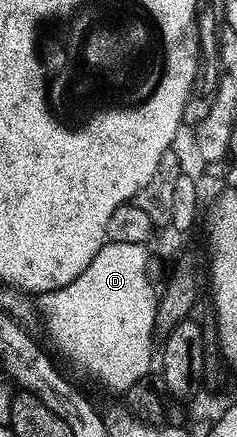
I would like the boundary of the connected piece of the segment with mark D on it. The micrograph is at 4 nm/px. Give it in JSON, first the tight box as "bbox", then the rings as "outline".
{"bbox":[37,241,157,392],"outline":[[[108,241],[93,256],[89,268],[77,276],[65,288],[52,290],[38,299],[37,306],[41,318],[47,321],[47,334],[55,341],[55,346],[76,366],[91,378],[96,378],[111,390],[126,392],[137,380],[152,373],[151,338],[156,337],[155,317],[157,316],[157,290],[151,287],[151,258],[147,246],[141,244],[121,244]]]}

